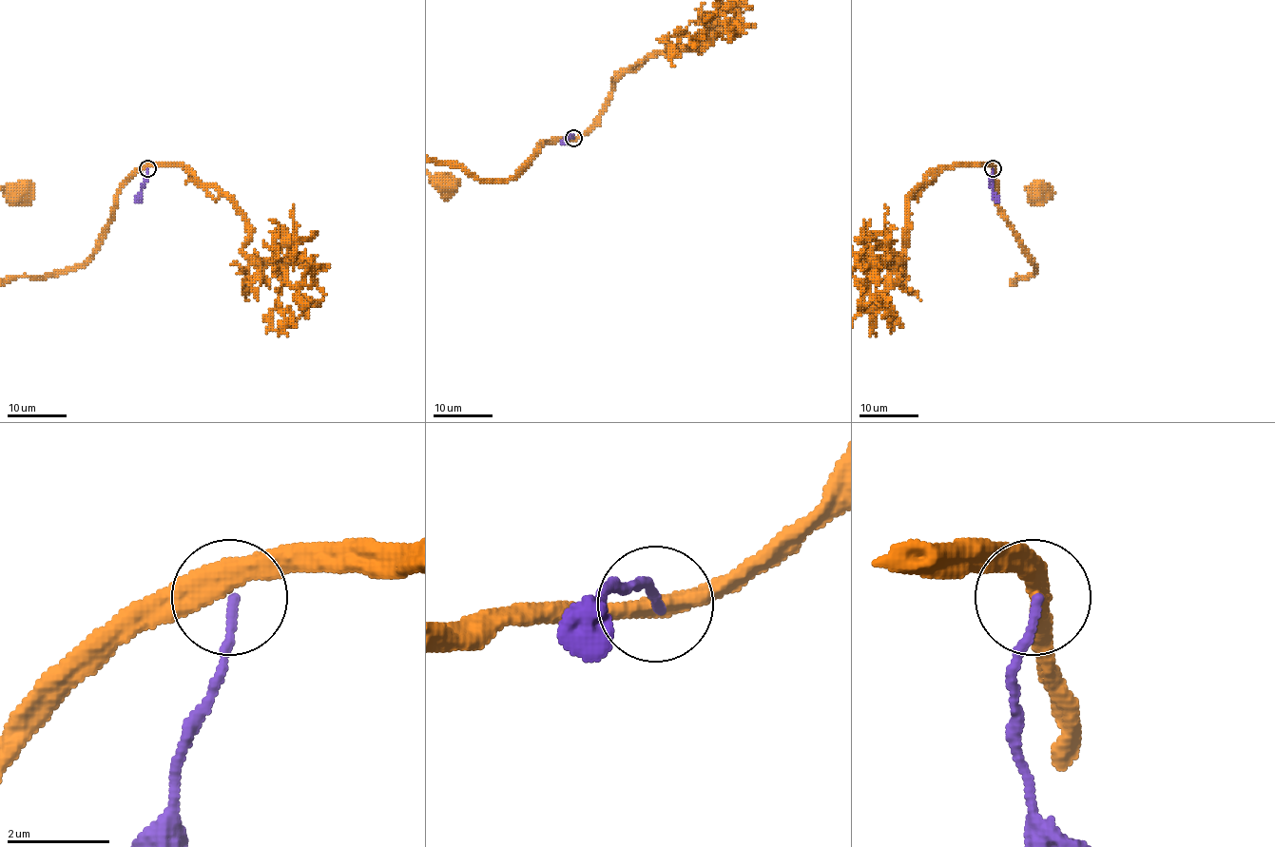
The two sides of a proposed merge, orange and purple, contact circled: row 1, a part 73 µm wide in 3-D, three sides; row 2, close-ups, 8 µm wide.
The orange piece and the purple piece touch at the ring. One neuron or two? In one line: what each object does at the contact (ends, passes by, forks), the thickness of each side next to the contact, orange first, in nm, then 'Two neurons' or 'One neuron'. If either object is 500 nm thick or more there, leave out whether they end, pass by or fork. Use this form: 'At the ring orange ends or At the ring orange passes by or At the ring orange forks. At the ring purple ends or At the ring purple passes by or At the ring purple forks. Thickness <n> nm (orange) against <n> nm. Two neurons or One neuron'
At the ring orange passes by. At the ring purple ends. Thickness 440 nm (orange) against 170 nm. Two neurons

